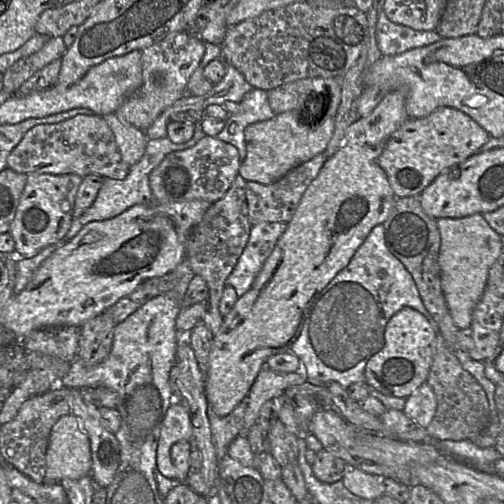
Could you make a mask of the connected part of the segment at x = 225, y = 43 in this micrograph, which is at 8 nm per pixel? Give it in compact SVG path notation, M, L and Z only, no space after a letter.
M308 1L294 2L264 11L228 27L220 44L221 57L243 74L254 88L269 91L283 83L309 77L341 78L359 59L366 45L367 14L353 5L327 8Z

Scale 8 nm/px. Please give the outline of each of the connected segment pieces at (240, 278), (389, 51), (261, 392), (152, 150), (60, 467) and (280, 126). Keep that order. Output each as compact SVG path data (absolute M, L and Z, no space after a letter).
M261 222L250 231L249 240L226 280L239 297L252 286L256 276L287 228L286 222Z
M383 10L378 13L376 40L382 56L395 56L441 40L435 31L418 31L393 23Z
M264 365L247 395L248 407L244 418L244 431L257 424L260 410L266 401L282 395L286 388L306 381L307 373L302 366L296 373L284 373Z
M200 121L196 122L196 126L196 133L194 133L191 139L185 141L184 143L174 143L168 137L148 139L143 156L130 168L130 172L124 179L118 180L113 178L104 178L102 187L99 190L93 204L79 217L72 218L67 231L62 238L62 242L70 240L83 227L83 225L91 221L110 219L136 204L158 203L155 201L154 195L151 192L149 175L168 153L189 148L206 135L202 131Z
M71 413L54 424L46 452L45 480L80 479L91 471L89 438Z
M322 89L319 94L314 94L313 99L310 99L311 102L306 105L303 116L294 111L286 111L276 114L271 119L247 126L244 132L246 157L240 165L238 175L246 181L273 183L300 164L323 153L332 138L340 104L338 103L331 115L327 114L333 96L333 89Z

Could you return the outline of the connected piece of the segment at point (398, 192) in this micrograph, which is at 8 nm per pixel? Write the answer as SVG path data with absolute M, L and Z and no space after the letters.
M440 107L423 118L407 119L388 139L378 157L396 198L419 195L450 167L478 153L491 136L460 110Z

